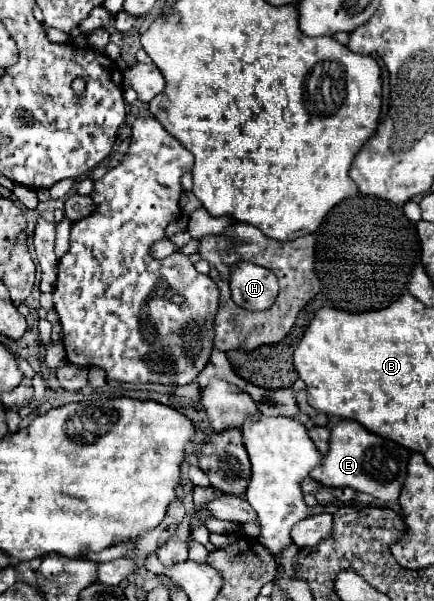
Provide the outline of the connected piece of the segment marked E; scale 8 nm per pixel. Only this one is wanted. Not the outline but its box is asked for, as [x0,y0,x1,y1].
[310,420,410,502]

